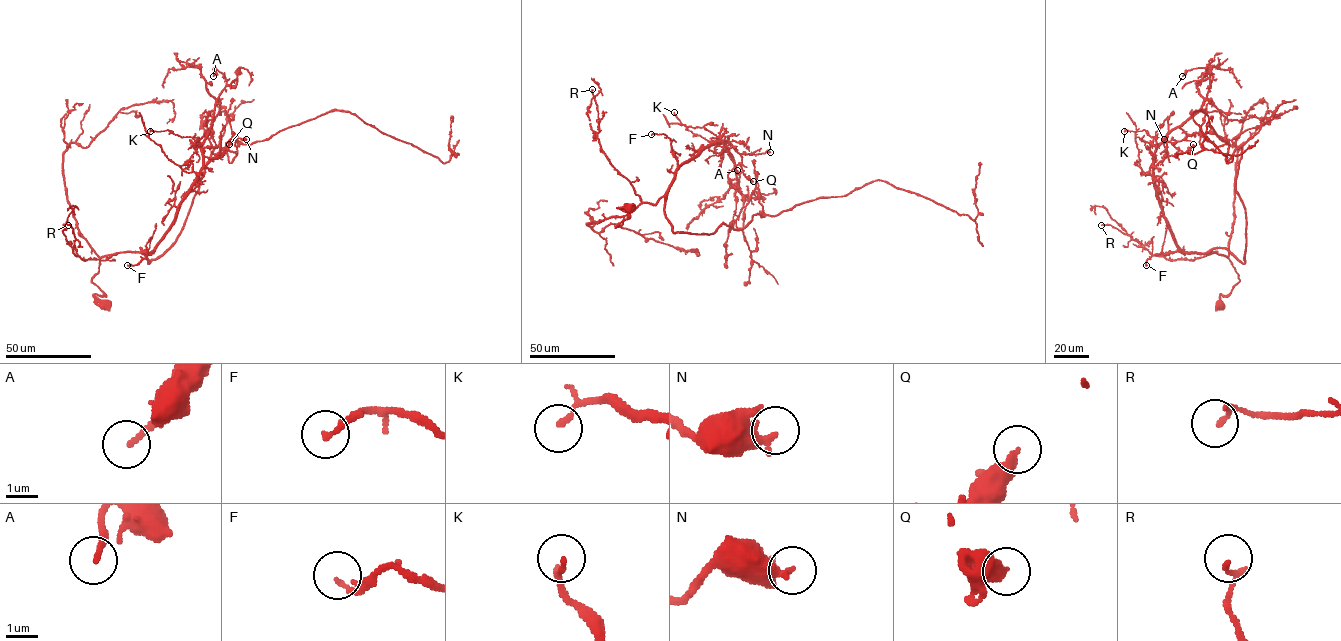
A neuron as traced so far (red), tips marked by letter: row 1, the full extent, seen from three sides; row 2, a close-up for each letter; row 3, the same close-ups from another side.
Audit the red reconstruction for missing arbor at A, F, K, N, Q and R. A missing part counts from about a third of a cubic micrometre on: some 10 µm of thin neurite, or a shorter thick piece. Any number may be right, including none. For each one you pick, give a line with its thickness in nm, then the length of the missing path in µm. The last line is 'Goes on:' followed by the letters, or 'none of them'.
Goes on: none of them

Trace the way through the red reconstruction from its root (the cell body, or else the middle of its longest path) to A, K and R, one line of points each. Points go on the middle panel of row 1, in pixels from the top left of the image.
A: (632, 206), (618, 208), (627, 218), (616, 227), (714, 143), (727, 141), (750, 200), (737, 170)
K: (632, 206), (618, 208), (627, 218), (616, 227), (655, 205), (685, 162), (727, 141), (696, 135), (674, 112)
R: (632, 206), (618, 208), (627, 218), (616, 227), (641, 200), (601, 149), (592, 89)

